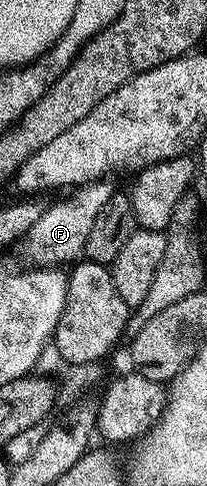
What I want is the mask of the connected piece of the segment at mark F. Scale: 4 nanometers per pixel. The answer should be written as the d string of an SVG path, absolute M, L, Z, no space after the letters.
M100 180L86 182L83 186L74 187L70 192L59 196L64 198L57 199L52 206L48 205L41 220L37 220L37 224L33 224L21 239L22 245L27 245L27 258L31 261L28 263L39 268L55 268L62 265L61 262L71 264L82 259L89 231L96 217L100 215L101 208L115 193L117 186L114 186L111 180Z

